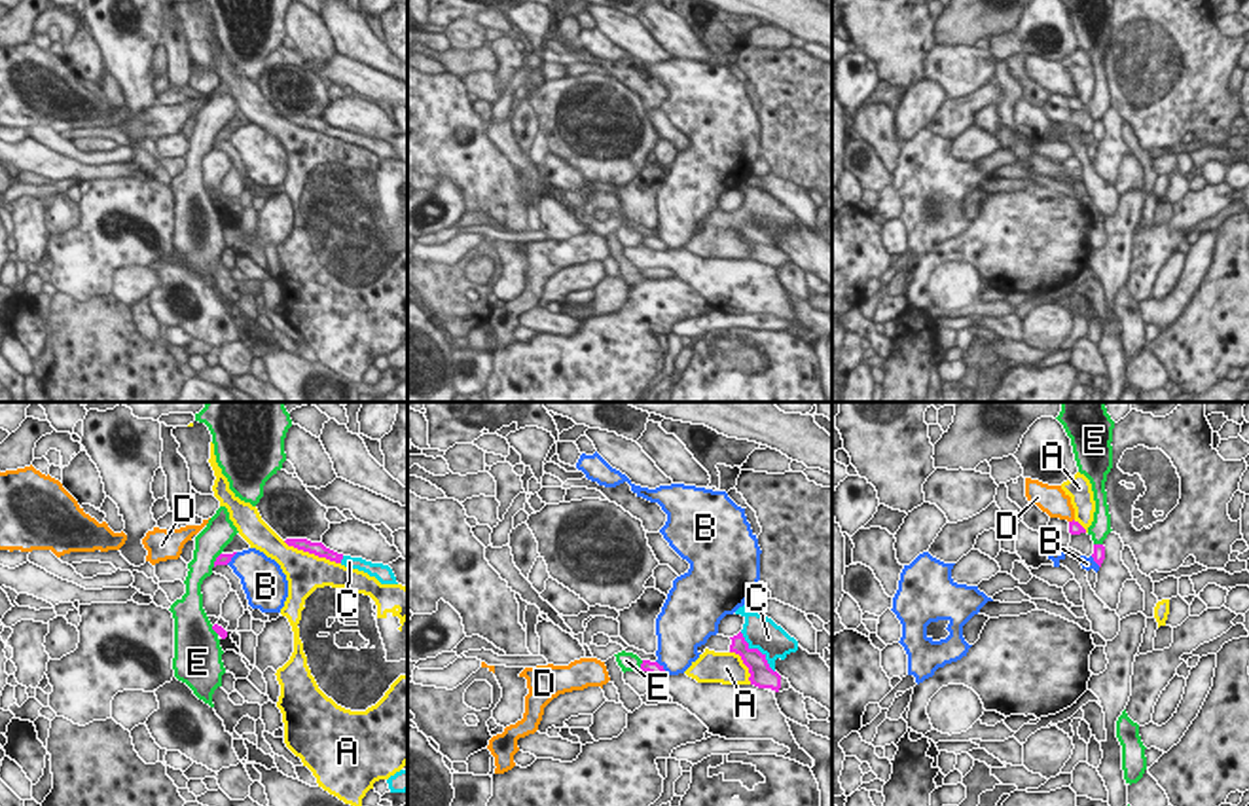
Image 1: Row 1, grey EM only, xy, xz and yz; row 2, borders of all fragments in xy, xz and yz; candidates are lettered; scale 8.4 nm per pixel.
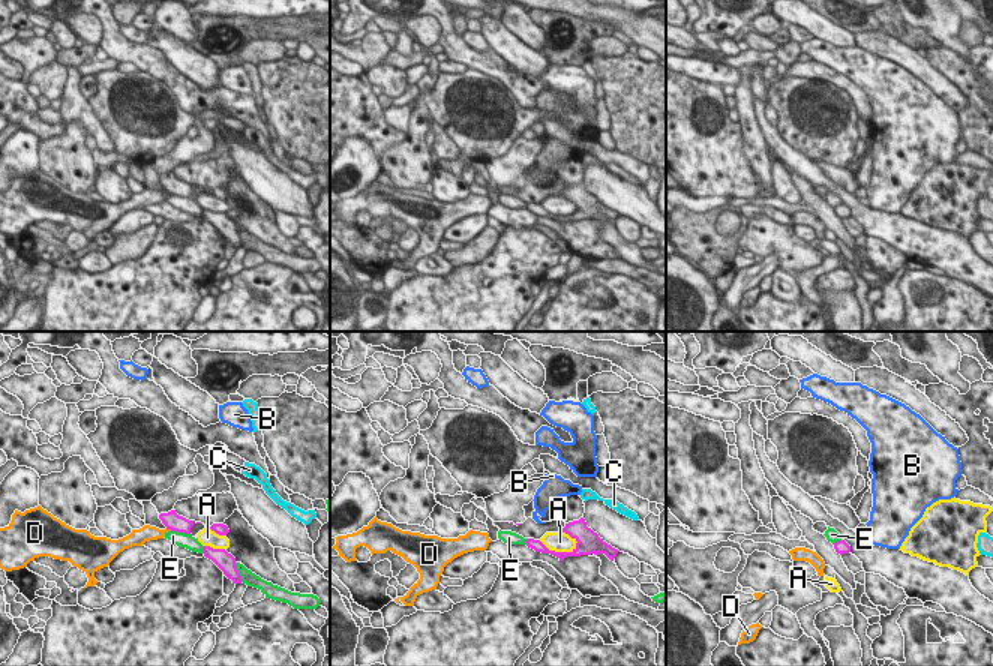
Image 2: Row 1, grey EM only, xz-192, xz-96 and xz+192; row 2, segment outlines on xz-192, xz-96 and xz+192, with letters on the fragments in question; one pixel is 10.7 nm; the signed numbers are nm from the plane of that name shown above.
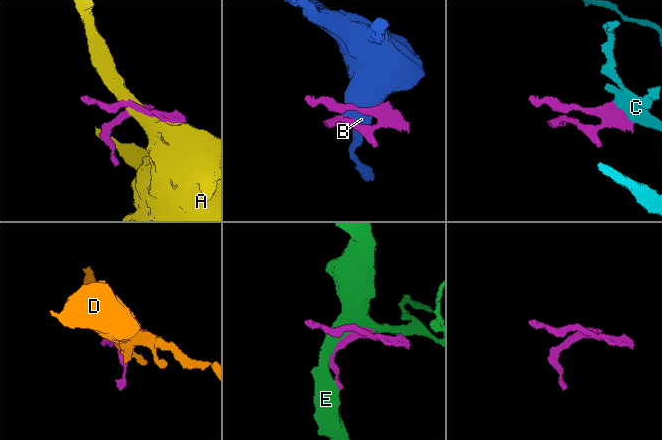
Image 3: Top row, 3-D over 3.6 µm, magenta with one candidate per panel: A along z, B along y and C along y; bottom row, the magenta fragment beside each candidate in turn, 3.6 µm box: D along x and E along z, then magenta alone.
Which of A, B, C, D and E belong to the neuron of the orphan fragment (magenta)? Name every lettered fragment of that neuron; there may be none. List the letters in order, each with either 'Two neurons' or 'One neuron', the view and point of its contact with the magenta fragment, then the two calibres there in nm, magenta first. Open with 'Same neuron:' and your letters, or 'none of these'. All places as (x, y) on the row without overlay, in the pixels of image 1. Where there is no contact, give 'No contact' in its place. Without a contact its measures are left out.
Same neuron: C
A: Two neurons. Touches magenta at xy (311, 128). Thickness 120 nm (magenta) against 320 nm
B: Two neurons. Touches magenta at xz (662, 243). Thickness 120 nm (magenta) against 360 nm
C: One neuron. Touches magenta at xz (759, 226). Thickness 200 nm (magenta) against 280 nm
D: Two neurons. Touches magenta at yz (1073, 95). Thickness 120 nm (magenta) against 240 nm
E: Two neurons. Touches magenta at xz (641, 239). Thickness 120 nm (magenta) against 160 nm.

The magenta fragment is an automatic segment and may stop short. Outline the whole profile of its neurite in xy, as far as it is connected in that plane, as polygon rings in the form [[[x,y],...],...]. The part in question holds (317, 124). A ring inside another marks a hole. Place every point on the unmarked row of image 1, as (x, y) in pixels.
[[[286,114],[284,118],[288,121],[298,123],[298,125],[303,125],[303,127],[315,129],[318,133],[326,133],[330,137],[341,138],[349,144],[364,146],[370,152],[375,152],[381,159],[398,159],[396,152],[389,140],[371,138],[362,133],[343,131],[343,129],[337,129],[337,127],[326,123],[322,118],[311,118],[307,114]]]

